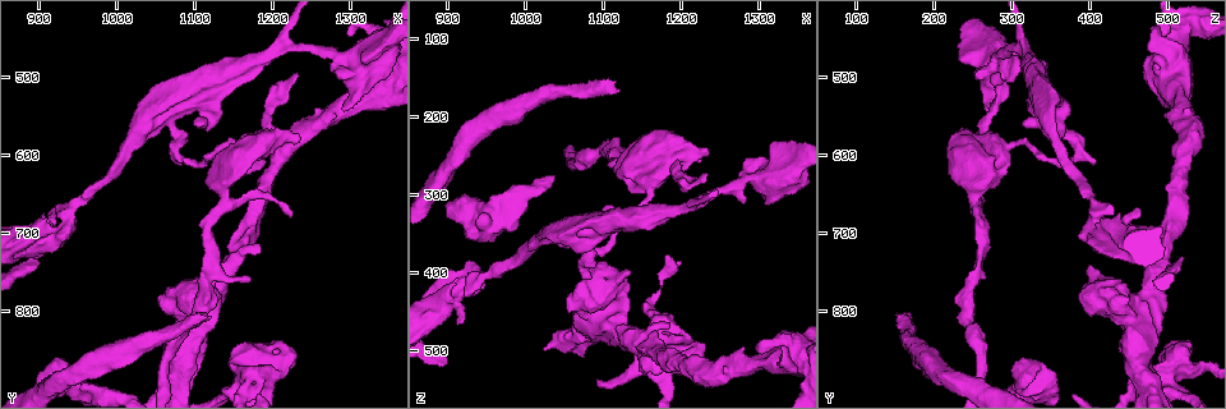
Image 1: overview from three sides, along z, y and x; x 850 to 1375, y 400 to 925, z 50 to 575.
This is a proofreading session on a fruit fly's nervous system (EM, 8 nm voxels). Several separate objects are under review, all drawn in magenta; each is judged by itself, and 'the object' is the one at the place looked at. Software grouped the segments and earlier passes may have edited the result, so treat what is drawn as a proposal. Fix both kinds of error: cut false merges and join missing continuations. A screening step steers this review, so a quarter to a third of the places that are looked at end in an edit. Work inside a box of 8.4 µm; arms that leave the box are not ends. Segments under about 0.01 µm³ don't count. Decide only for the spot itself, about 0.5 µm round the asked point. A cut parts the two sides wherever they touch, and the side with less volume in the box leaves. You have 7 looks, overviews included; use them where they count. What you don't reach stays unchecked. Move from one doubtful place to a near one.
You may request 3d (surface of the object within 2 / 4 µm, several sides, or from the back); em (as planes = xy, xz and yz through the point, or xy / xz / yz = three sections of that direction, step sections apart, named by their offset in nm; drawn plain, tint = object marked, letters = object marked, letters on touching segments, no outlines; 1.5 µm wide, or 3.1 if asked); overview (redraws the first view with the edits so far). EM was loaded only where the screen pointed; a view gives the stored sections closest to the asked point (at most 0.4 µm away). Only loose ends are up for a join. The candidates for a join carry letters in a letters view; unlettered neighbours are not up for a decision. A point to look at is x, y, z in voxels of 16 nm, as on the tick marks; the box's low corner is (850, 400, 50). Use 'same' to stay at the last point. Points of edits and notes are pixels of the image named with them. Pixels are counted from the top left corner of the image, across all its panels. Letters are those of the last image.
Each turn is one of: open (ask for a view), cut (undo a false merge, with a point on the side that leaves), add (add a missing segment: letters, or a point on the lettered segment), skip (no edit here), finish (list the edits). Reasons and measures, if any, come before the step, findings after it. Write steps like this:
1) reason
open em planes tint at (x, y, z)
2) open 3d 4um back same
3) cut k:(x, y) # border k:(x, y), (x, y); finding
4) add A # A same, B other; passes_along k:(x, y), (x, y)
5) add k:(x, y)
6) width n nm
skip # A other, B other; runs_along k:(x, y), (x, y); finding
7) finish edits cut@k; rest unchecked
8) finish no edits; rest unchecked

branch stops here
open em planes letters at (1185, 875, 460)

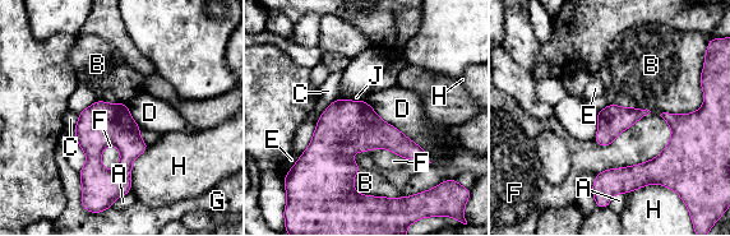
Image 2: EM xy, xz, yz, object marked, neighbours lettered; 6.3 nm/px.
skip # A other, B other, C other, D other, E other, F other, G other, H other, J other; border 2:(365, 100), (384, 121), (429, 153); no lettered segment goes on from it

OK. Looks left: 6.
a fork
open 3d 4um at (950, 660, 405)

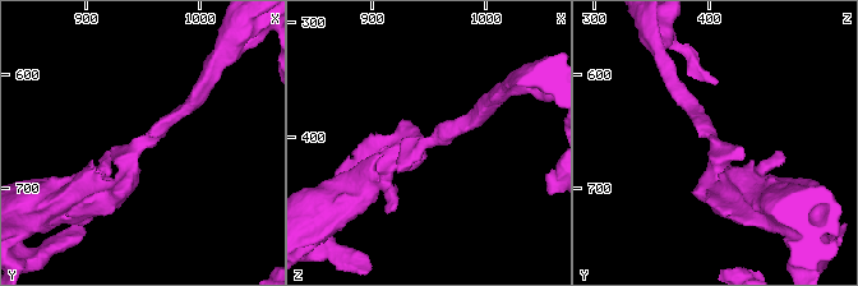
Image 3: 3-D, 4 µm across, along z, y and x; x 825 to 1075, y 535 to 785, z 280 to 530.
need the tissue
open em planes plain at (948, 658, 406)

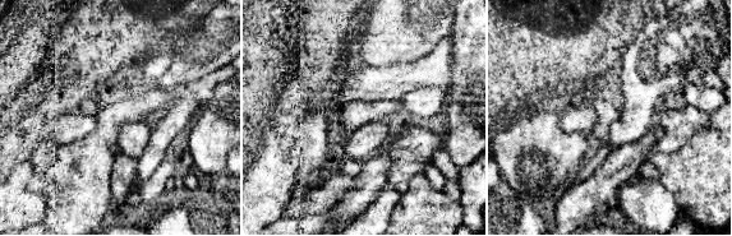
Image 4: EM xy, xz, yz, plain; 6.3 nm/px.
what lies round it
open em planes letters same

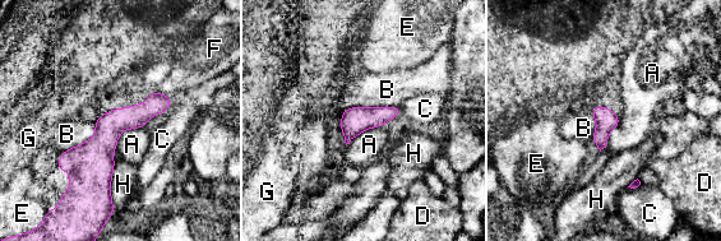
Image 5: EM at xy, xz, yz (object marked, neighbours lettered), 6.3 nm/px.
width 130 nm
skip # A other, B other, C other, D other, E other, F other, G other, H other; border 5:(142, 126), (124, 129), (115, 149); all the same neuron

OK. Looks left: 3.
branch stops here
open em 3.1um planes letters at (1120, 805, 165)

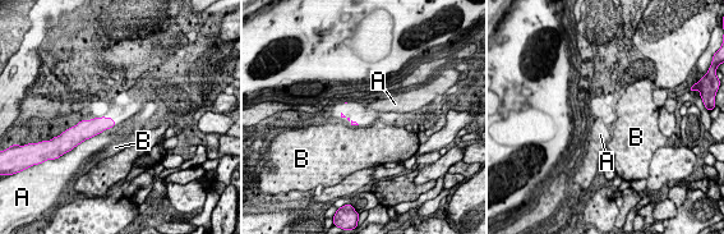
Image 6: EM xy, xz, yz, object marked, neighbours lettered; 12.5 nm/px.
longest_contact A 280 nm
skip # A other, B other; no lettered segment goes on from it

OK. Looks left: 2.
finish no edits; rest unchecked

